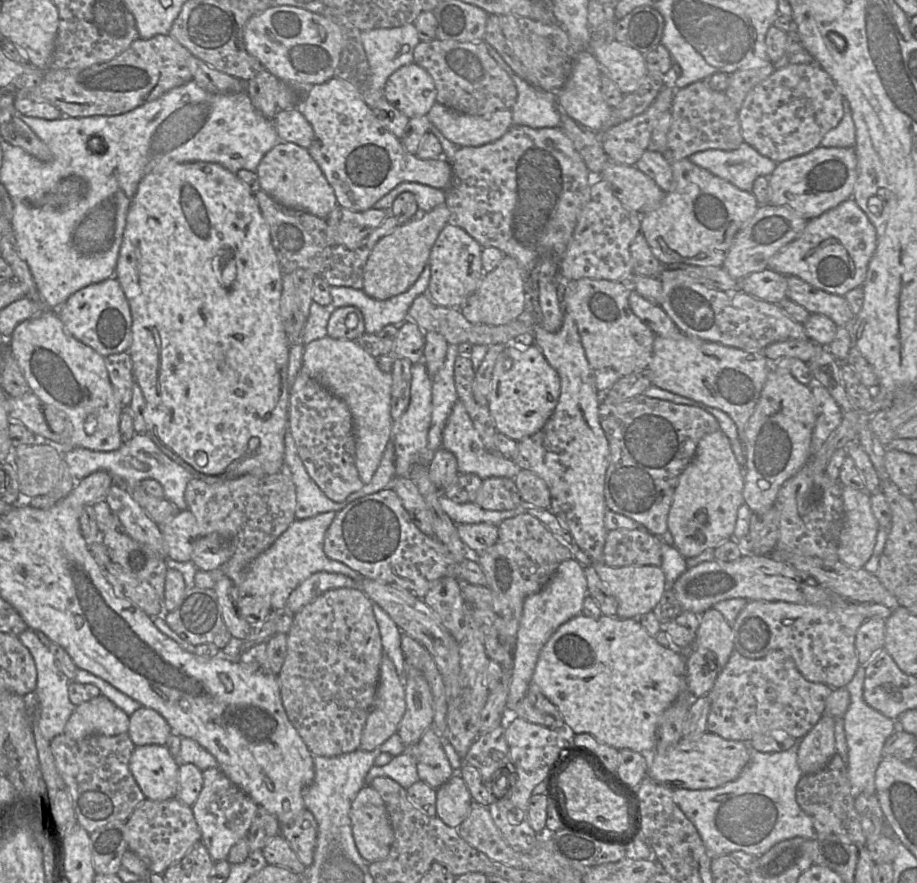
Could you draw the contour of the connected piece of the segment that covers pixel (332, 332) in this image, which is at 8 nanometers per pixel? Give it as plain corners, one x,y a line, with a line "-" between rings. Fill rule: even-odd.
344,306
331,313
327,324
328,337
356,341
363,333
364,319
358,308

